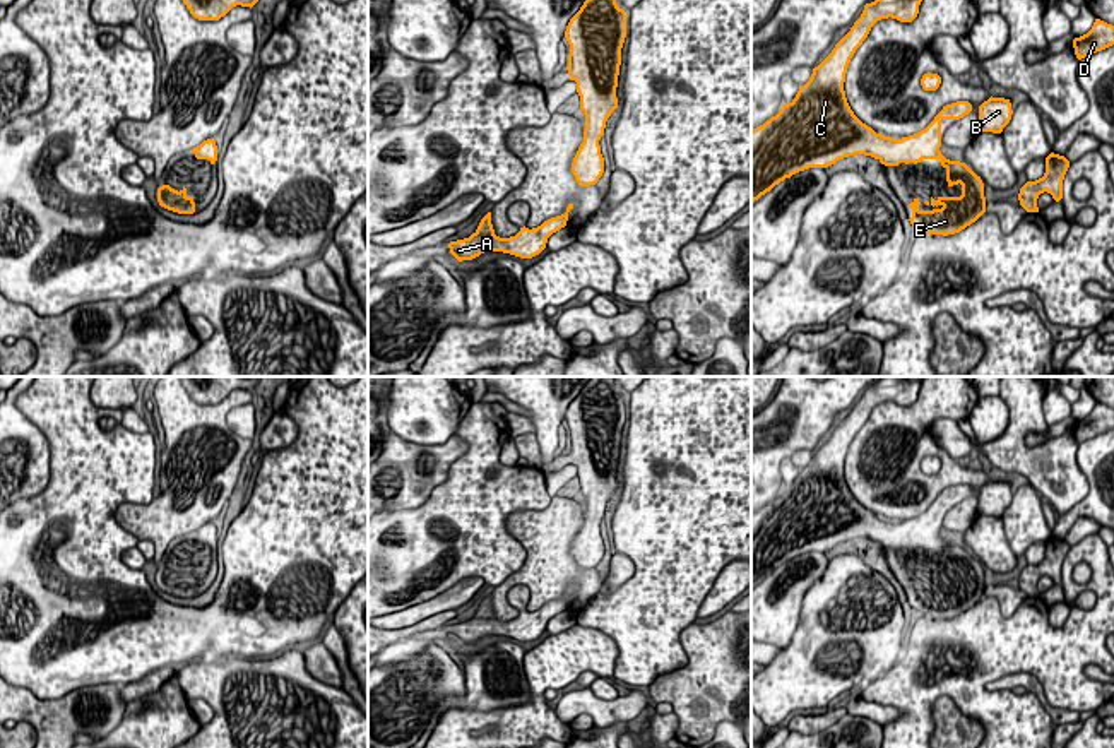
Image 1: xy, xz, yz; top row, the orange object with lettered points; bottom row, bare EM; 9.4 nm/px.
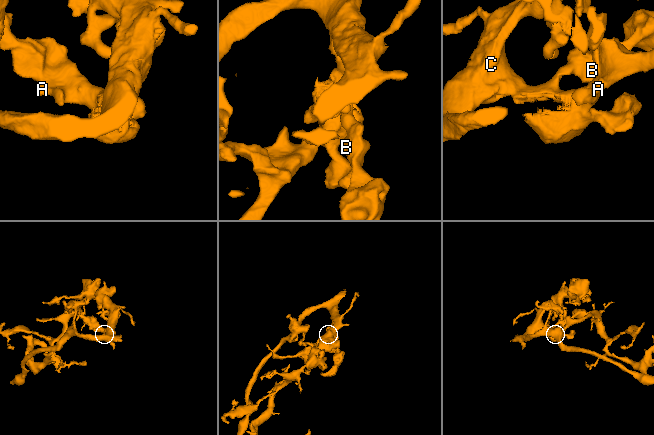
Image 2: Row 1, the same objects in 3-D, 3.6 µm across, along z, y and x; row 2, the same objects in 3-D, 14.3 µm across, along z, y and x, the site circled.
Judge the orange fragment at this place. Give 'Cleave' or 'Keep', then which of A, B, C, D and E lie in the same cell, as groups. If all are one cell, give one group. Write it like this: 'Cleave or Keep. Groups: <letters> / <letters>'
Keep. Groups: A B C D E

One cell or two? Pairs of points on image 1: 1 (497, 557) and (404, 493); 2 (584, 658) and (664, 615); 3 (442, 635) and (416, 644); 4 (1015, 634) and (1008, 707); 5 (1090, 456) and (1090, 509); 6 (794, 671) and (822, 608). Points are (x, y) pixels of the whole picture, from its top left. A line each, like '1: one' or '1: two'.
1: two
2: two
3: one
4: one
5: one
6: one

